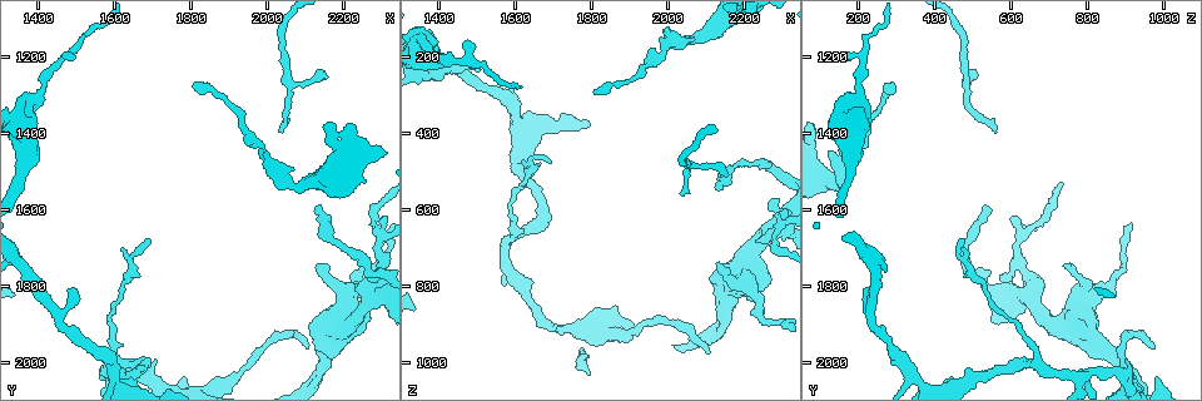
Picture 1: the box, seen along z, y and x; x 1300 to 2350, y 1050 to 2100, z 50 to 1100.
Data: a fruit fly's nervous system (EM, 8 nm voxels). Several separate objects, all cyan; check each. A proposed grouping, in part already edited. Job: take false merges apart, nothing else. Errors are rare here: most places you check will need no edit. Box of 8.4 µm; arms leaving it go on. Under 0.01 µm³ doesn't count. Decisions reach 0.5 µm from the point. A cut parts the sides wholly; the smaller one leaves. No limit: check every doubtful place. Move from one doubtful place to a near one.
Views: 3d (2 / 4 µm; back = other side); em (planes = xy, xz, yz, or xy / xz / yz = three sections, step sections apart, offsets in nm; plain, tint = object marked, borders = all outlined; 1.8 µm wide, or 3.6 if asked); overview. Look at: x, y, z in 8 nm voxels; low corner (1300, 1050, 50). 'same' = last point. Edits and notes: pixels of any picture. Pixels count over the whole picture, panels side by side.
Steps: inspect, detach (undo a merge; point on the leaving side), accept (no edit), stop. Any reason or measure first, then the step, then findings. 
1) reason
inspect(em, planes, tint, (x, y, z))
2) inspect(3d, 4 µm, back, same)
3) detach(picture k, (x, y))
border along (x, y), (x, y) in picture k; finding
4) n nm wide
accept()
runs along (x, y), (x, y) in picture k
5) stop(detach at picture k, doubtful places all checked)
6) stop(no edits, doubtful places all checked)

three-way junction
inspect(3d, 2 µm, back, (1370, 1345, 200))

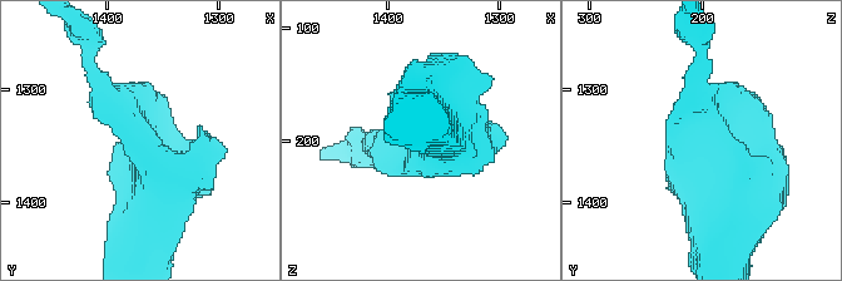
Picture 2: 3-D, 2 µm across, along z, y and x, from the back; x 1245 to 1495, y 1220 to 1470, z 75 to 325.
need the tissue
inspect(em, planes, borders, (1370, 1342, 202))

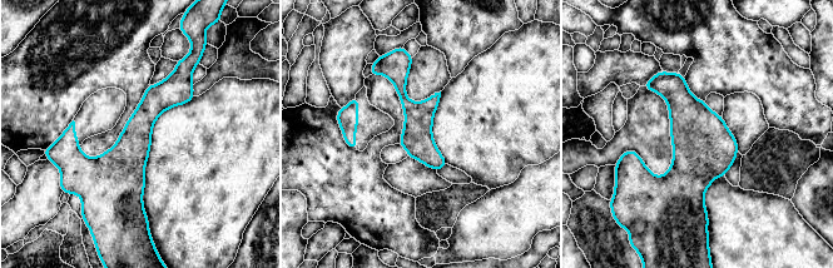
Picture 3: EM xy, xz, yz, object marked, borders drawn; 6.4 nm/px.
accept()
runs along (188, 75), (108, 163), (85, 163), (65, 139) in picture 3; continuous, no second neuron

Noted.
inspect(3d, 2 µm, (1600, 2005, 670))

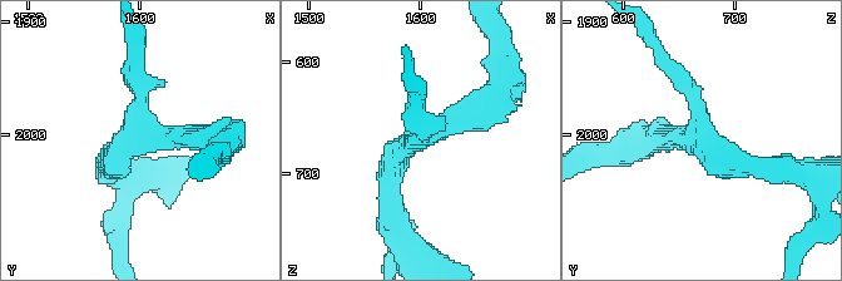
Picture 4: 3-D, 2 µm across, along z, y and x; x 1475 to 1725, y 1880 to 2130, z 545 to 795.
3 arms
inspect(em, planes, tint, (1602, 2000, 664))

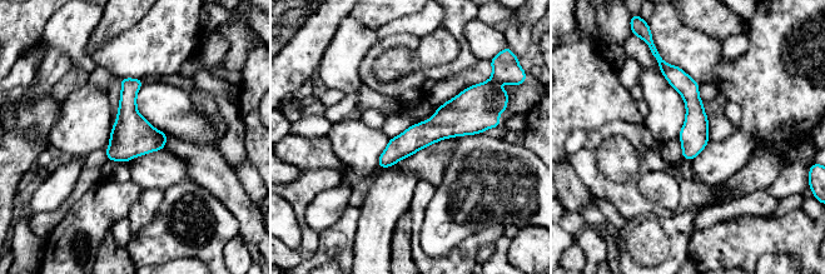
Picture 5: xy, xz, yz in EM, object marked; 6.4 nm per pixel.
accept()
runs along (485, 124), (443, 124), (381, 164) in picture 5; continuous, no second neuron

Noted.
abrupt turn
inspect(em, planes, plain, (2255, 1850, 665))

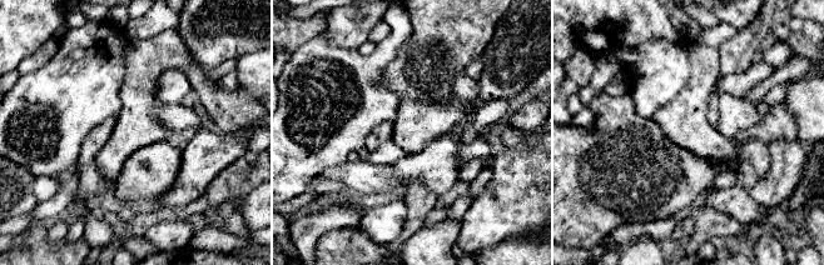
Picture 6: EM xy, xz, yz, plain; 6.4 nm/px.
inspect(em, planes, tint, same)

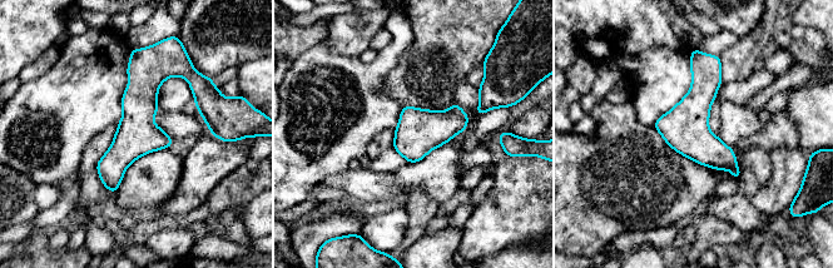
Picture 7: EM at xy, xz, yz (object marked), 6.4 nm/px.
accept()
runs along (139, 63), (113, 188) in picture 7; all the same neuron

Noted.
inspect(em, planes, plain, (2080, 1265, 490))

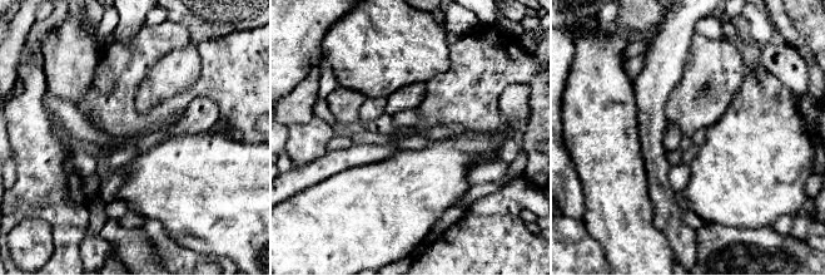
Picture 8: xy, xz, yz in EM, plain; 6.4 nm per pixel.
with the object marked
inspect(em, planes, tint, same)

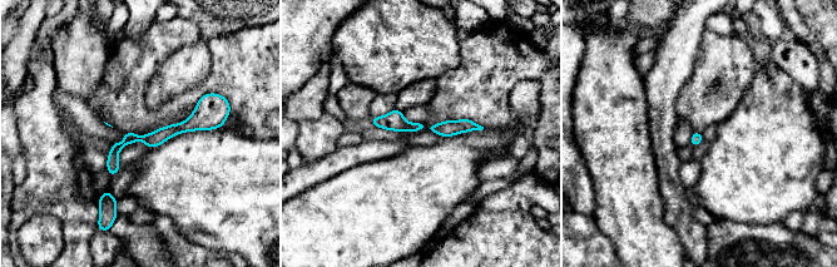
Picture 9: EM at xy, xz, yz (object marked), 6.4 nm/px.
accept()
runs along (211, 105), (157, 138), (130, 138), (109, 166) in picture 9; one neuron here

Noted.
stop(no edits, doubtful places all checked)

